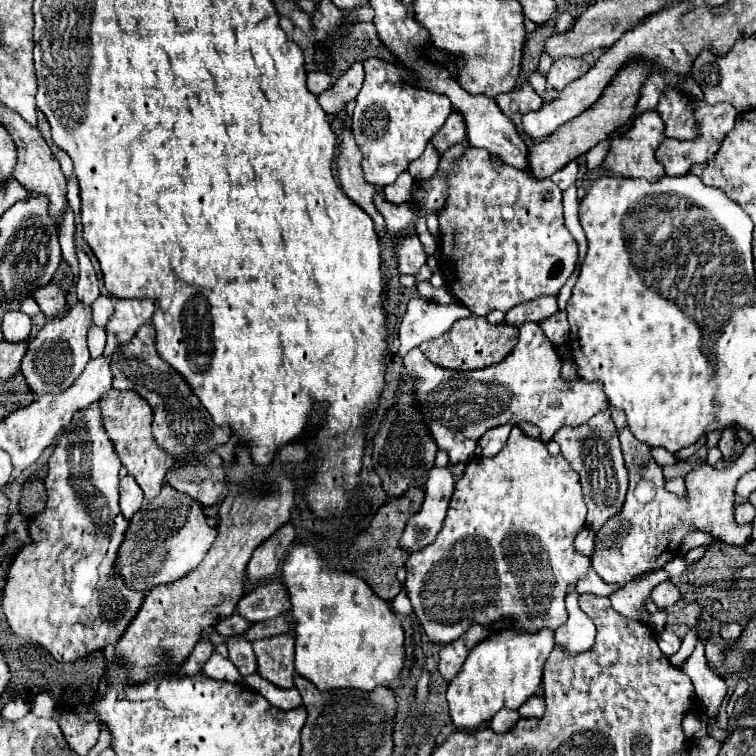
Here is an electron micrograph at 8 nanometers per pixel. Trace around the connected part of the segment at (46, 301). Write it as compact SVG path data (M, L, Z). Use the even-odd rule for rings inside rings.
M55 283L45 285L43 289L37 289L33 293L33 299L39 303L39 307L45 313L45 317L53 317L55 313L59 313L61 309L67 307L65 291L59 285L55 285Z

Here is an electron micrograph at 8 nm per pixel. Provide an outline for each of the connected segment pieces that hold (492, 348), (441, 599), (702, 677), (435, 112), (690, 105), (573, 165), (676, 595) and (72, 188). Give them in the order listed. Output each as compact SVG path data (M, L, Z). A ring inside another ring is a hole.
M465 317L453 323L453 327L441 335L439 339L425 341L419 345L423 355L433 361L439 367L445 369L457 369L457 371L481 369L503 361L505 355L515 347L517 343L517 327L501 323L501 325L491 325L483 317ZM453 339L463 339L463 341L453 341ZM489 361L489 363L483 363Z
M515 427L511 431L505 447L495 457L477 457L477 459L473 459L465 467L463 477L457 481L455 495L451 499L451 507L449 507L445 525L443 525L441 533L437 535L435 543L425 547L421 553L417 553L415 559L407 561L407 581L403 583L403 587L407 589L407 595L411 599L415 615L419 617L419 623L421 623L423 631L427 633L427 637L431 641L451 643L457 637L461 637L471 625L479 623L479 625L491 627L495 621L499 621L503 617L511 617L513 619L511 627L517 629L517 631L539 631L539 629L553 629L555 631L559 625L565 625L565 621L567 621L567 609L565 609L567 587L575 587L577 581L589 569L589 559L585 555L581 555L575 549L575 543L573 543L577 533L585 527L585 515L587 515L587 507L585 507L585 501L583 501L583 495L581 495L579 475L571 469L571 465L565 461L563 455L557 455L557 457L551 455L547 451L545 443L541 443L537 439L531 439L531 437L525 437L519 427Z
M697 645L691 657L681 665L681 671L689 675L695 687L695 697L699 707L705 715L715 717L719 711L721 701L727 695L727 685L721 677L717 677L709 667L705 659L705 645Z
M367 59L363 67L365 81L357 95L351 129L363 153L361 169L365 181L375 187L387 187L395 183L399 173L407 171L409 163L425 151L427 143L443 127L453 109L451 101L445 95L437 95L411 85L409 73L399 65Z
M665 89L655 111L665 123L665 137L675 139L697 139L697 119L695 119L695 101L675 89Z
M571 161L571 163L567 163L563 169L559 169L559 171L551 177L551 181L553 181L561 191L565 191L569 185L575 183L575 179L577 179L577 171L579 171L577 161Z
M665 581L665 583L659 583L659 585L653 589L651 597L653 597L653 601L655 601L661 609L665 609L665 607L675 605L675 603L681 599L681 593L679 593L679 587L677 587L677 585L673 585L671 581Z
M75 176L67 181L67 200L75 216L80 214L81 199L79 197L79 184Z

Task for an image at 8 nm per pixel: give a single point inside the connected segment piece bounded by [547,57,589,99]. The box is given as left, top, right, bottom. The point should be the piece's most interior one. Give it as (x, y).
(564, 70)

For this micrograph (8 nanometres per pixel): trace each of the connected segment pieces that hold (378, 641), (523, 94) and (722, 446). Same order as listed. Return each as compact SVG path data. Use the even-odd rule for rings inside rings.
M299 545L295 547L287 561L283 563L283 575L281 579L285 581L293 611L291 615L297 621L295 633L297 633L297 643L295 643L295 673L311 681L319 691L331 691L331 689L341 689L341 687L359 687L359 689L375 689L377 685L387 685L391 687L401 679L403 663L405 663L405 635L399 617L389 609L389 603L379 599L371 587L349 573L339 573L325 569L323 559L317 555L317 551L311 545Z
M523 83L521 87L513 89L511 93L501 93L495 101L501 107L501 111L515 123L515 129L519 135L523 135L521 117L529 111L539 111L543 105L539 95L529 87L529 83Z
M723 431L723 435L721 435L721 439L719 439L719 443L717 443L717 447L719 447L719 451L723 453L723 457L725 459L729 459L731 457L731 451L733 451L733 445L735 445L735 433L733 431Z

